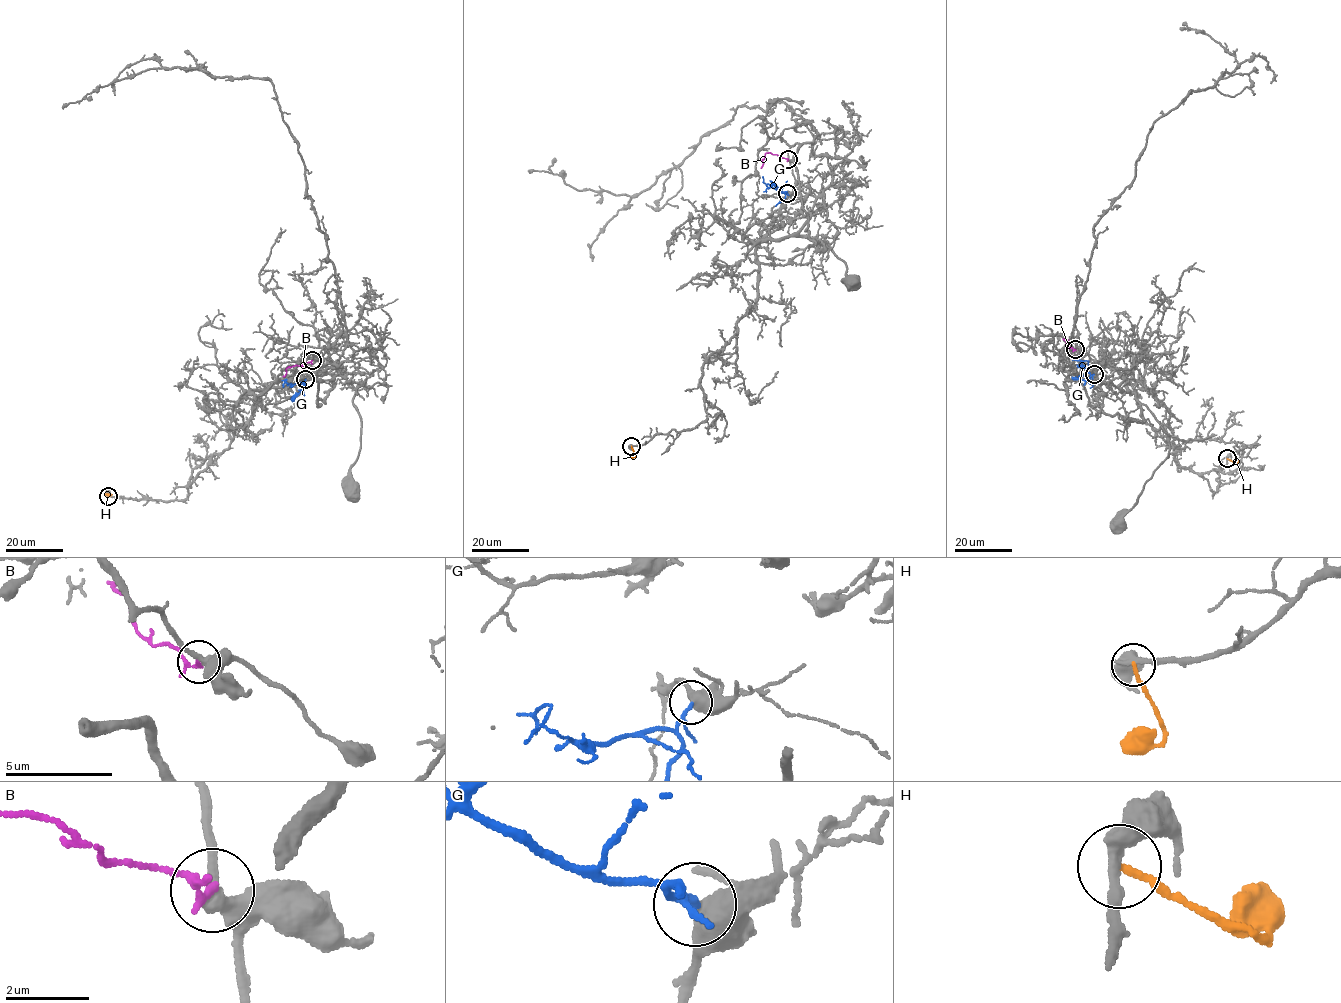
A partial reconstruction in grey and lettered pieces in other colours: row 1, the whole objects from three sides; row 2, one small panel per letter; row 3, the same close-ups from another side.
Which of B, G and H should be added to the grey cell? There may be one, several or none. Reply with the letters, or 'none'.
G

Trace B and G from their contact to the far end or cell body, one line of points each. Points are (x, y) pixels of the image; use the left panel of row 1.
B: (312, 360), (304, 366), (288, 367), (283, 376)
G: (305, 378), (303, 382), (286, 383), (287, 379), (284, 383)

